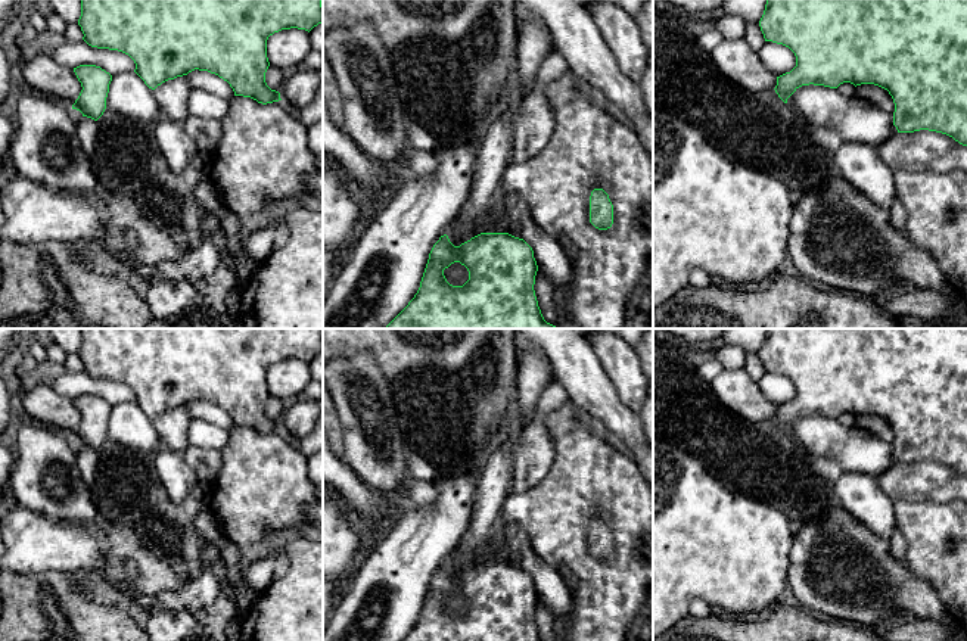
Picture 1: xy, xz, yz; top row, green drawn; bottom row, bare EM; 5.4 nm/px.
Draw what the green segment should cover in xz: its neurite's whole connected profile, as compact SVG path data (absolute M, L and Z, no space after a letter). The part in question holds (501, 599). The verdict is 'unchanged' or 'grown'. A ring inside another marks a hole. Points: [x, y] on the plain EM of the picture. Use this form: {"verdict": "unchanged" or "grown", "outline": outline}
{"verdict": "unchanged", "outline": "M481 563L460 576L454 576L444 564L429 584L417 623L402 641L541 641L534 620L537 601L532 578L509 563ZM454 592L460 592L469 601L469 610L463 616L450 614L444 606L444 600Z"}

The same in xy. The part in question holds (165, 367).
{"verdict": "unchanged", "outline": "M81 329L78 349L88 376L128 385L152 420L199 399L227 411L234 426L262 435L282 430L265 413L268 367L290 358L310 362L321 352L321 329Z"}

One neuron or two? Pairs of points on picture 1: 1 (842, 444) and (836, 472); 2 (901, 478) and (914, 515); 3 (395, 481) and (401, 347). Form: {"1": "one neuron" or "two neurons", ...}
{"1": "two neurons", "2": "two neurons", "3": "two neurons"}

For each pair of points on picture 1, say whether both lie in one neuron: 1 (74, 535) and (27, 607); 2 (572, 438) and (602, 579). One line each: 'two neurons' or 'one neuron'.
1: two neurons
2: one neuron

